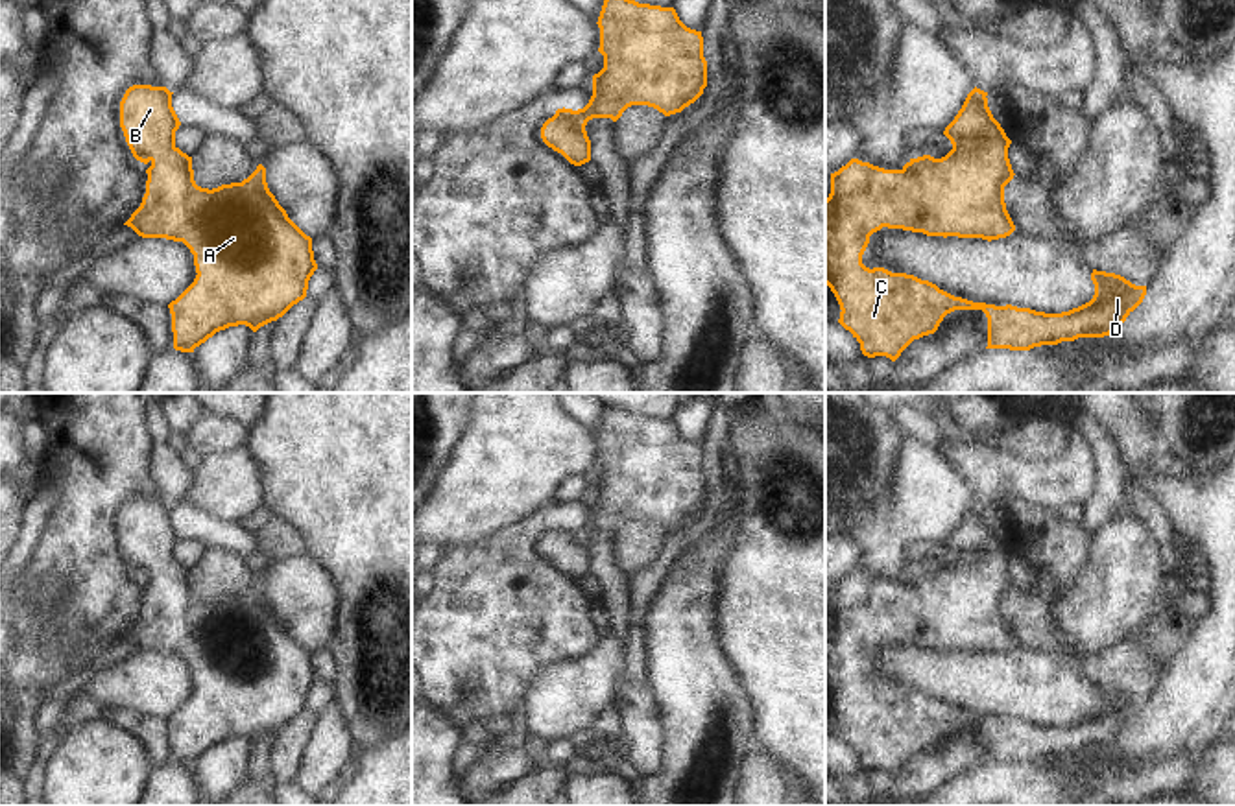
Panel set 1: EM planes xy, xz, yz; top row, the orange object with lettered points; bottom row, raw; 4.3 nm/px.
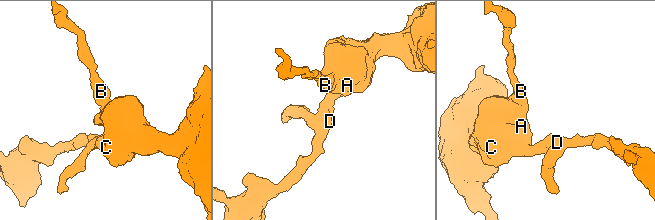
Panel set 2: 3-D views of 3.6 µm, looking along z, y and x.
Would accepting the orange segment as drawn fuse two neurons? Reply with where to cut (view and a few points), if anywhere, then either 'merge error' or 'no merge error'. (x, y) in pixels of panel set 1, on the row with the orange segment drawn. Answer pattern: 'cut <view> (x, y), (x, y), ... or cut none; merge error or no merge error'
cut none; no merge error

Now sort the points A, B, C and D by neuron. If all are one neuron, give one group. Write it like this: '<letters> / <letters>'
A B C D

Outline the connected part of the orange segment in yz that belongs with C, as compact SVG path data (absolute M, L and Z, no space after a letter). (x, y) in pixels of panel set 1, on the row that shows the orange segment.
M977 87L967 94L962 109L943 131L953 144L945 157L910 159L901 170L884 170L851 159L831 173L831 194L825 199L825 284L842 310L838 323L853 334L868 358L886 356L895 362L914 339L934 334L943 317L954 310L986 314L986 349L1030 350L1078 338L1104 338L1113 334L1146 295L1146 286L1093 269L1095 295L1089 302L1069 312L1045 314L1012 304L973 302L914 275L892 273L884 267L869 269L862 264L869 236L882 227L988 242L1006 238L1015 231L1004 203L1004 186L1015 175L1008 159L1012 140L993 118L986 96L988 92Z

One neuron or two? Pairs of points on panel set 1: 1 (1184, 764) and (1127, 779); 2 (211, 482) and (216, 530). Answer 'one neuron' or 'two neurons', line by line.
1: one neuron
2: two neurons

